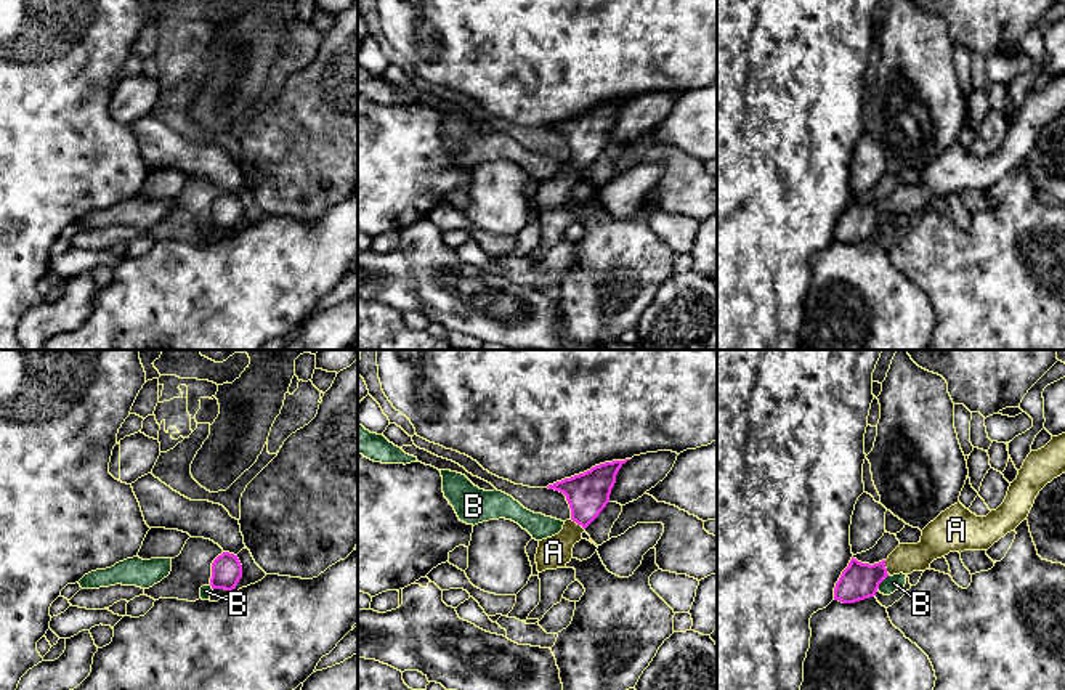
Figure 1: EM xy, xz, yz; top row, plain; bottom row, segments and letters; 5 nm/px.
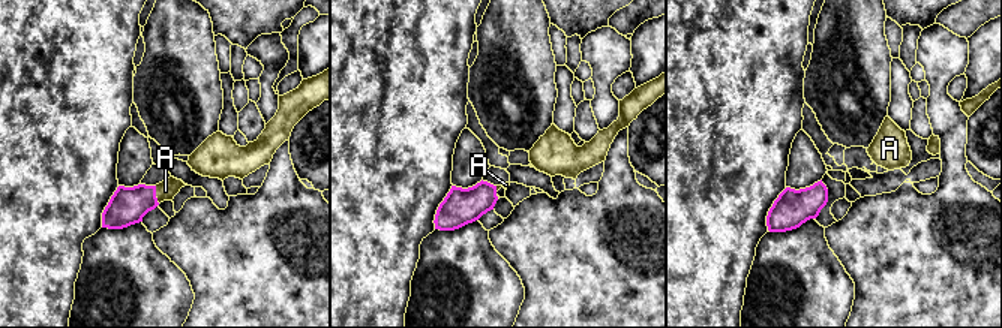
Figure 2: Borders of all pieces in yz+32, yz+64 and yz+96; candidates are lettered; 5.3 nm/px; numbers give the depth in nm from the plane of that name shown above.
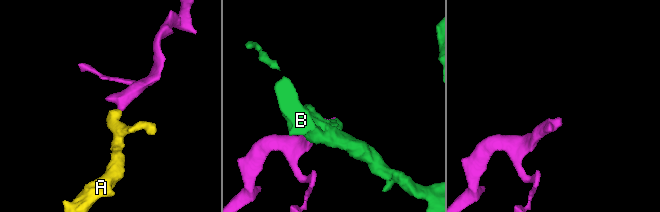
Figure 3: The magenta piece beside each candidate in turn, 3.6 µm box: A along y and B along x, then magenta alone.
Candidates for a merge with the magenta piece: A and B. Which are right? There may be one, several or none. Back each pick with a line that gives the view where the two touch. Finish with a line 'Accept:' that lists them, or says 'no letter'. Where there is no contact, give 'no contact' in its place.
A: meets magenta in xz
Accept: A

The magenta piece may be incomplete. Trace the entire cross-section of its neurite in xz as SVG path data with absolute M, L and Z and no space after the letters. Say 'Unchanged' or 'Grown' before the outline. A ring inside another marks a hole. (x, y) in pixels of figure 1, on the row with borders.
Grown. M630 459L605 462L584 473L547 486L549 489L560 491L566 496L571 518L565 522L563 530L558 534L539 541L536 554L539 573L565 568L571 562L574 544L582 539L585 528L609 502L616 475L627 461Z

